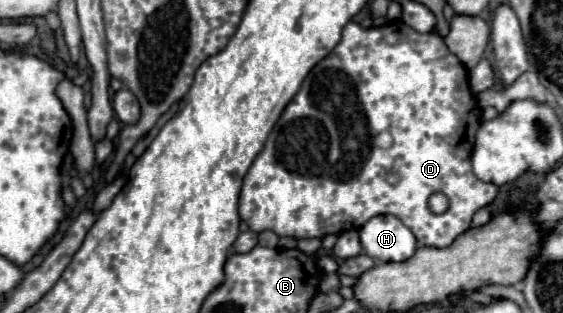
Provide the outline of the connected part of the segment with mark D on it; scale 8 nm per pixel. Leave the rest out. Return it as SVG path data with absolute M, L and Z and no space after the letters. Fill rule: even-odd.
M350 22L342 32L340 44L322 62L318 62L310 70L310 74L302 82L300 92L292 98L292 102L286 106L286 110L282 112L280 120L276 122L274 130L270 132L270 138L266 140L264 150L258 154L258 158L250 166L250 170L248 170L246 178L244 178L242 192L240 192L240 204L238 204L240 218L254 232L272 230L278 236L292 236L292 238L300 240L300 238L324 238L328 234L340 234L340 232L346 232L346 230L360 230L370 218L374 218L378 214L392 214L392 216L398 216L414 232L414 236L416 236L420 246L446 248L460 234L464 234L468 230L468 226L472 222L472 216L480 208L492 204L492 200L498 196L498 186L496 184L482 182L472 172L472 148L474 148L476 130L478 130L478 126L482 122L480 118L482 118L482 110L478 108L478 102L476 102L476 98L474 98L474 94L470 90L466 68L456 58L456 54L452 54L446 48L444 40L438 34L420 34L420 32L412 30L410 26L406 26L404 22L390 22L390 24L380 26L380 28L362 28L362 26L354 24L354 22ZM380 132L390 132L390 136L394 138L394 146L390 146L388 150L378 148L374 144L374 138ZM434 192L442 192L450 200L450 210L446 210L444 214L432 214L430 208L428 208L428 198Z

